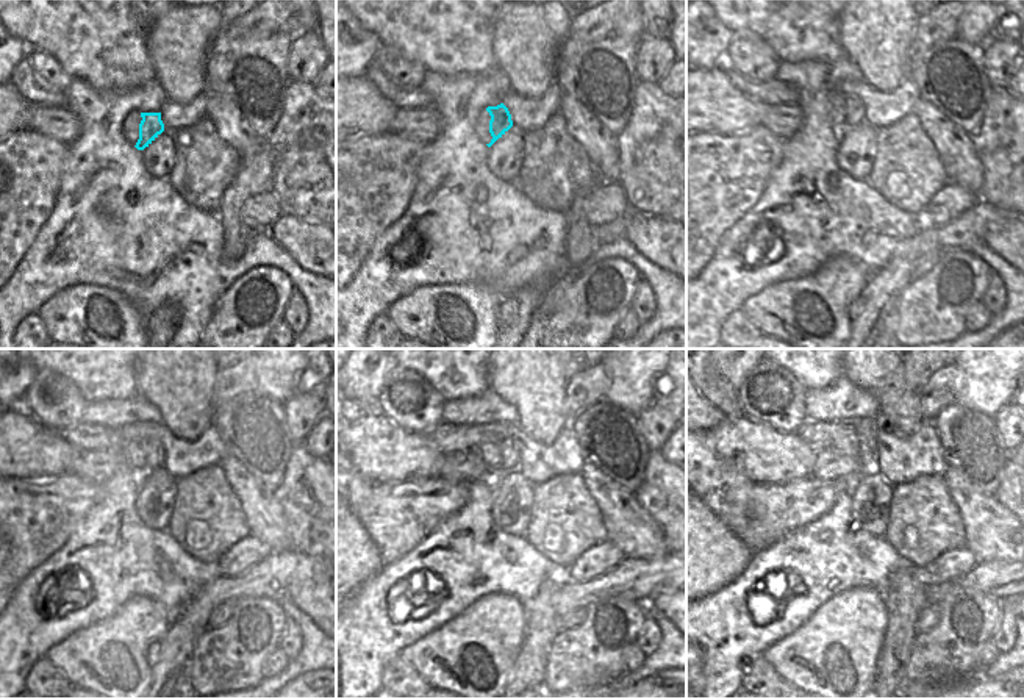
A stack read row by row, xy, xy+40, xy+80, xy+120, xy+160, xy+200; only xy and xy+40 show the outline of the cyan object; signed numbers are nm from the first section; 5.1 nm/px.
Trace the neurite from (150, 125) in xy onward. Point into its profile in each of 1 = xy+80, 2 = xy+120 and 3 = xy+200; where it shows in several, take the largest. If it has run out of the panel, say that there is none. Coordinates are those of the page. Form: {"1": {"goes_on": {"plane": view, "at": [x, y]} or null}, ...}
{"1": {"goes_on": {"plane": "xy+80", "at": [849, 110]}}, "2": {"goes_on": {"plane": "xy+120", "at": [143, 452]}}, "3": {"goes_on": {"plane": "xy+200", "at": [832, 437]}}}

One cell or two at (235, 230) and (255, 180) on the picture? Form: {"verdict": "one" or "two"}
{"verdict": "one"}

